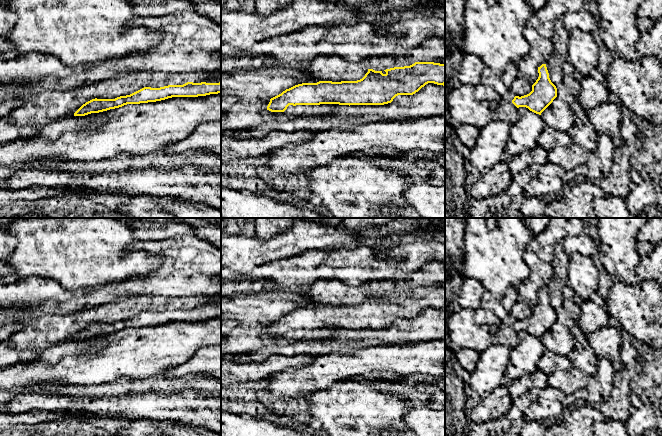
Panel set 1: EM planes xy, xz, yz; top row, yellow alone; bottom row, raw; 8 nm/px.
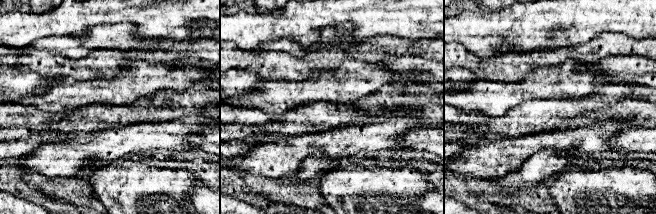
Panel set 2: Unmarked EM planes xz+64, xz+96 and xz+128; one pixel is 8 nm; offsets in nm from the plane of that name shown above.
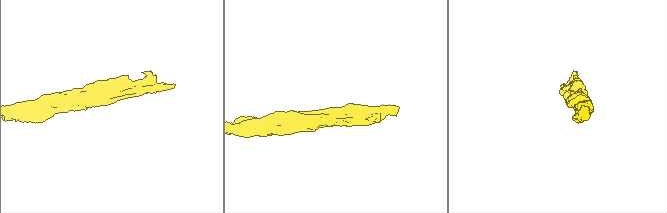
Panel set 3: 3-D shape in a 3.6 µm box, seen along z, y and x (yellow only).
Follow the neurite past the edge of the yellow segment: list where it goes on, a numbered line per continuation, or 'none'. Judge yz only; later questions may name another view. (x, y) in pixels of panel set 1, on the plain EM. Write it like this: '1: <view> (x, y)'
1: yz (520, 311)

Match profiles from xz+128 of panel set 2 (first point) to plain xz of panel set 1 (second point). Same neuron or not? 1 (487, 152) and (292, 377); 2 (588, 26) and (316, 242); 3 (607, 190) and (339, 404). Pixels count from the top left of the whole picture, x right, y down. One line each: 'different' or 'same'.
1: same
2: same
3: same

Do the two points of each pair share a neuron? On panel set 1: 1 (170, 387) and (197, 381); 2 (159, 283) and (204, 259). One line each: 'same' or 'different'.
1: same
2: same

